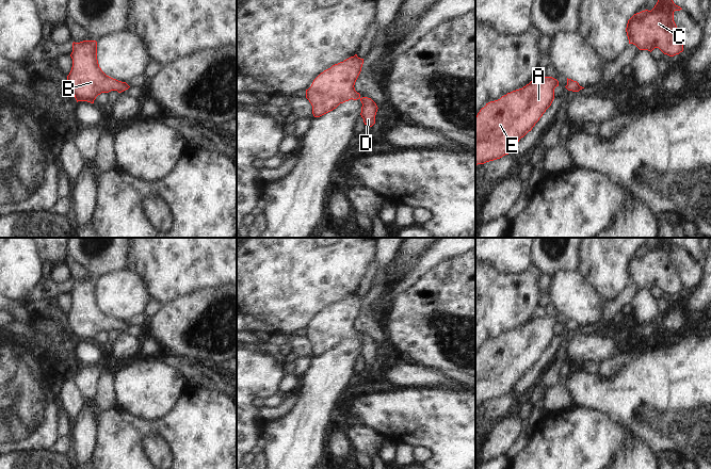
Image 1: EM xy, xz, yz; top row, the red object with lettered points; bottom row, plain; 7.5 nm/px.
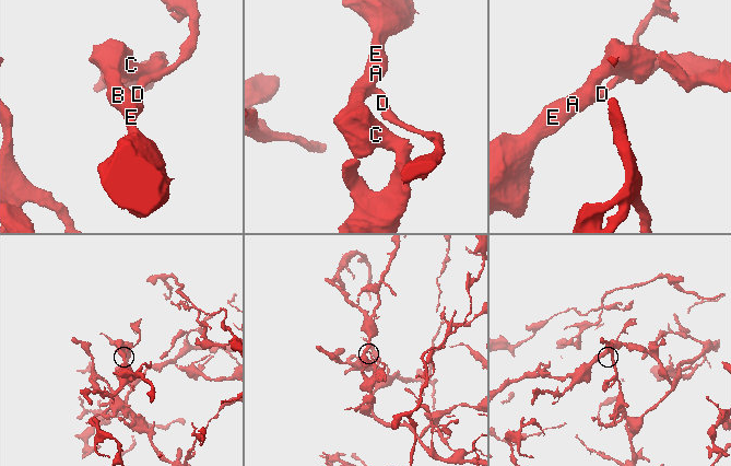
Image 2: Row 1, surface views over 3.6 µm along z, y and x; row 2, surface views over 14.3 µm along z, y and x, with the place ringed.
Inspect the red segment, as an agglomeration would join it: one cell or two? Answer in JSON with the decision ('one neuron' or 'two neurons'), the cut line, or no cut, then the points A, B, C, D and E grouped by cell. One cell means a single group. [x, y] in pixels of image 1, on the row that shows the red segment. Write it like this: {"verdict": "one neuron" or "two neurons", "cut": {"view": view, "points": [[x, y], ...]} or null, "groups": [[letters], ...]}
{"verdict": "one neuron", "cut": null, "groups": [["A", "B", "C", "D", "E"]]}

